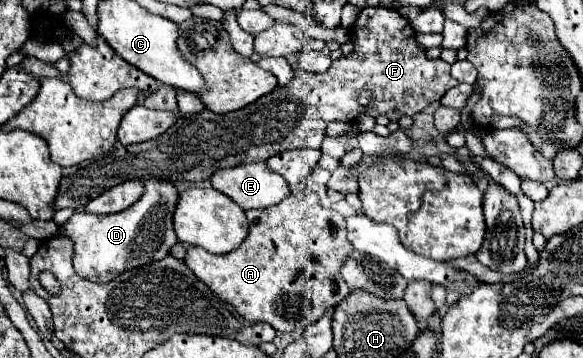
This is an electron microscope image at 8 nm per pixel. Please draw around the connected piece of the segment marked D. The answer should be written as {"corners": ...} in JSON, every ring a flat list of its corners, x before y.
{"corners":[[147,181,145,193,137,205,113,215,89,215,73,213,61,227,59,235,73,243,73,269,79,277,109,283,123,271,137,269,151,261,159,261,169,255,171,247,177,243,173,231,173,211,177,205,177,189,173,183]]}

